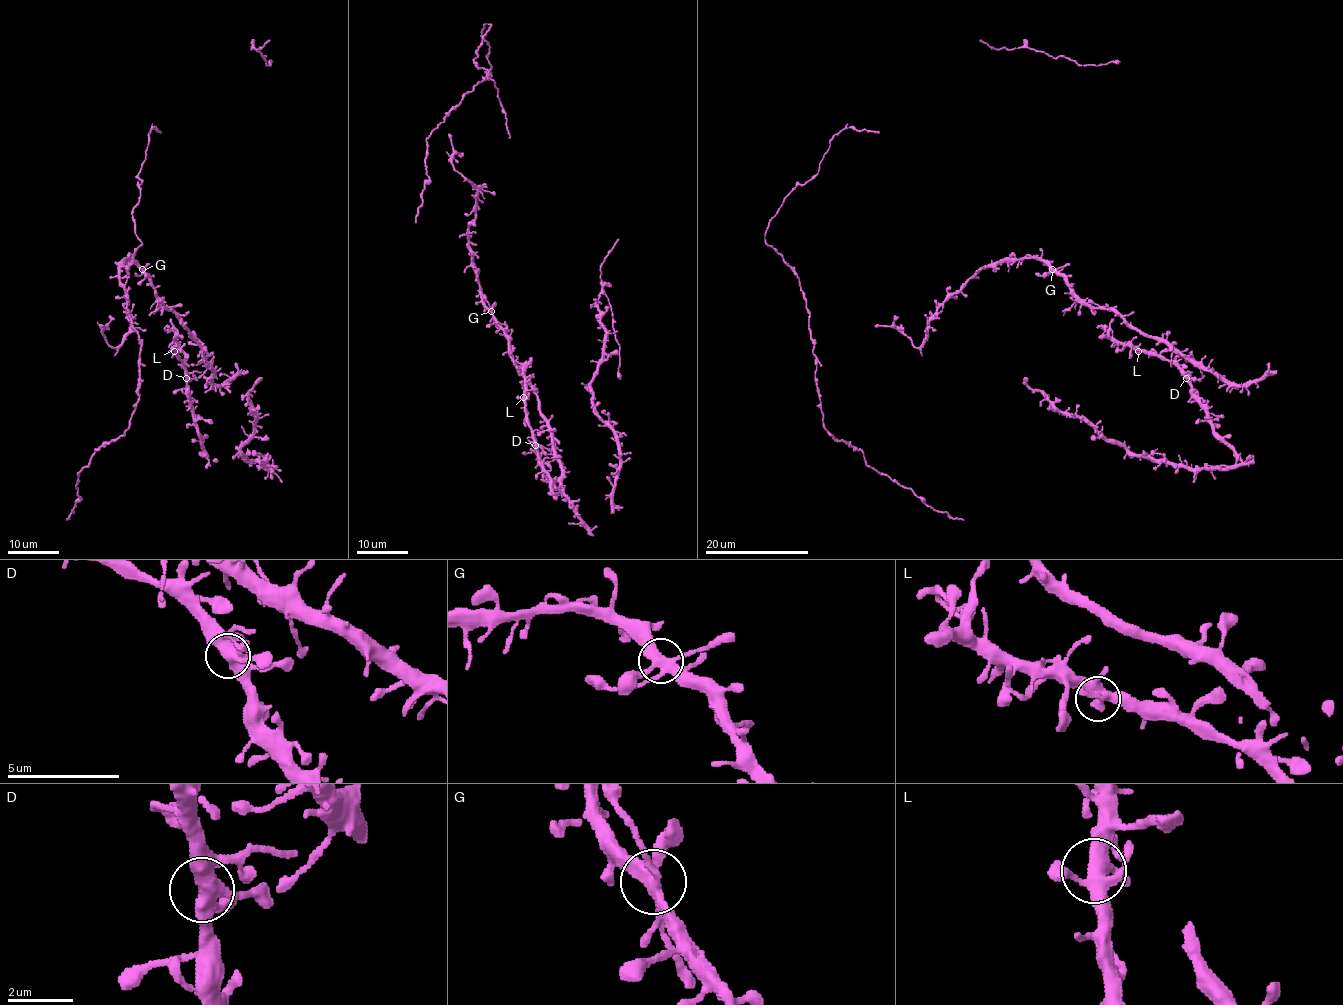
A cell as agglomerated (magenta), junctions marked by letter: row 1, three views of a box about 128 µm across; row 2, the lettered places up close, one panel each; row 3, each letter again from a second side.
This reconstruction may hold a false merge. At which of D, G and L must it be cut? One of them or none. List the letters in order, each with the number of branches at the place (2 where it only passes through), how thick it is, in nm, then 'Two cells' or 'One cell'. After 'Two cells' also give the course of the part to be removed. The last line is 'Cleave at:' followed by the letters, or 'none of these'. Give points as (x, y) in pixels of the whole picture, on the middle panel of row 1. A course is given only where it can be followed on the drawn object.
D: Branches: 5. Thickness 480 nm. One cell
G: Branches: 5. Thickness 360 nm. One cell
L: Branches: 5. Thickness 400 nm. One cell
Cleave at: none of these

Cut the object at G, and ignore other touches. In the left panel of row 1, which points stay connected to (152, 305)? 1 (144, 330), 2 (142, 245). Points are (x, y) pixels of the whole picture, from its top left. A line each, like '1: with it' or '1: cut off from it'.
1: cut off from it
2: with it

